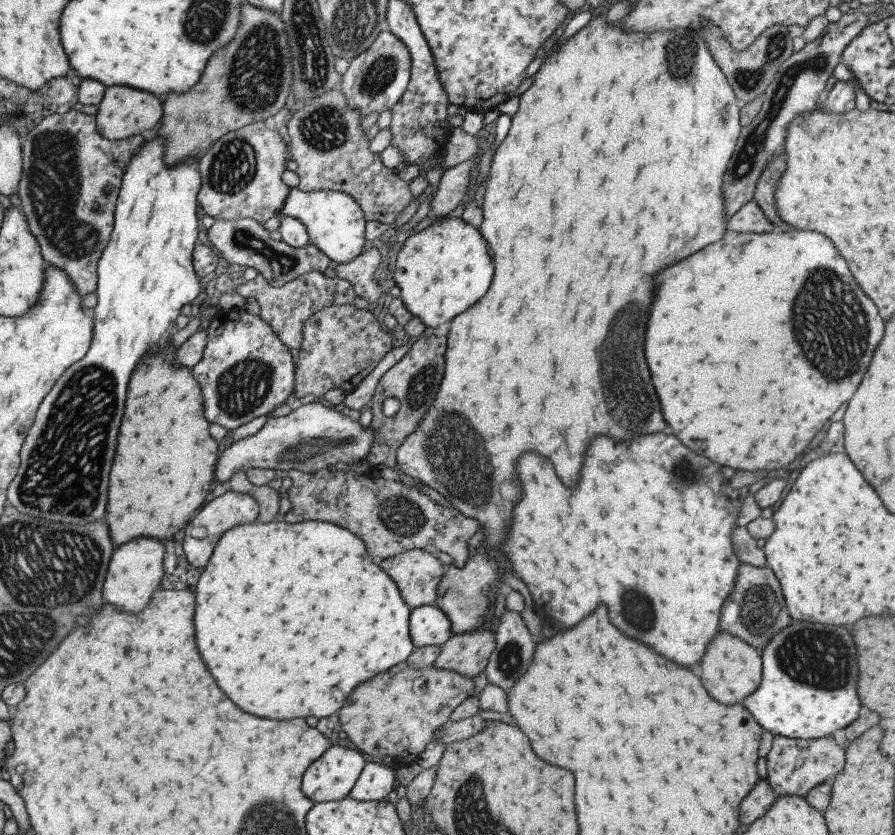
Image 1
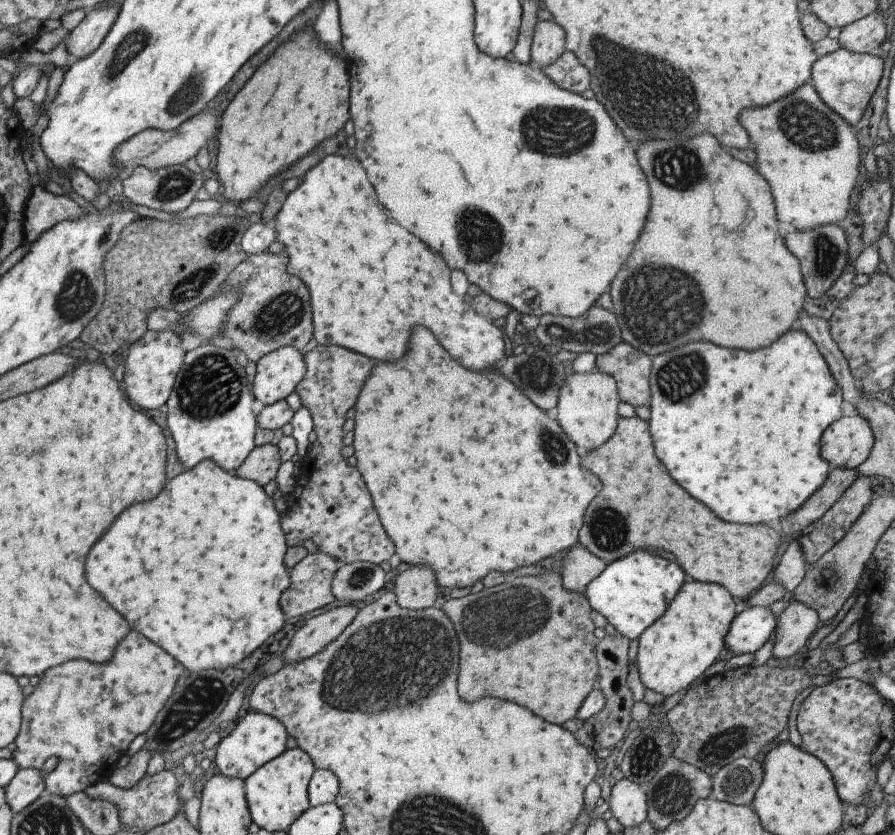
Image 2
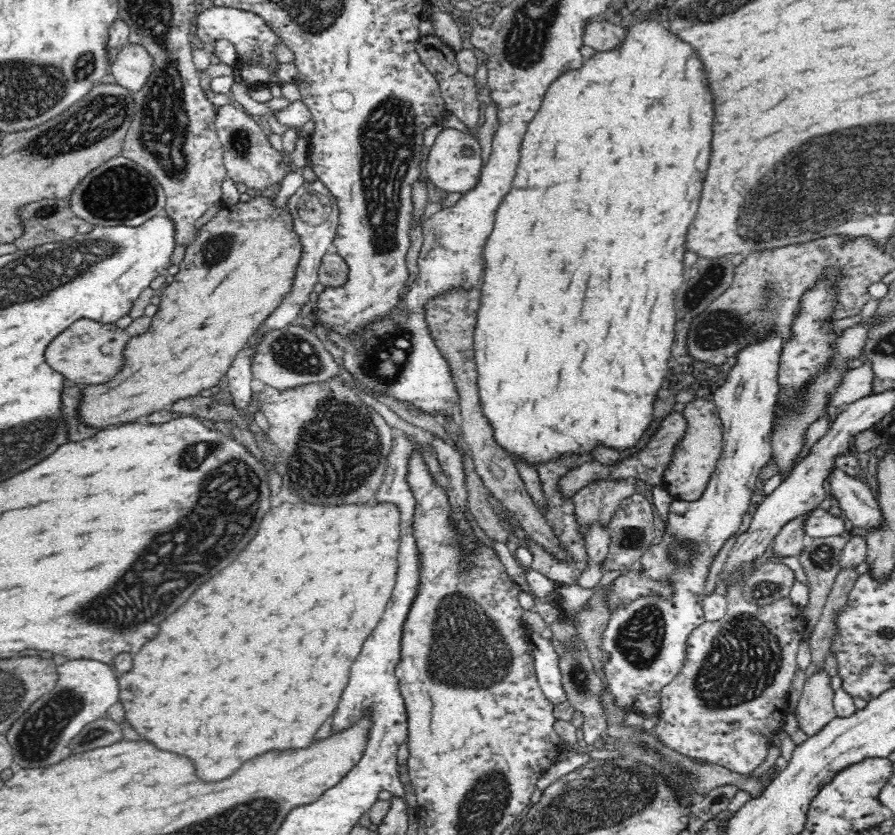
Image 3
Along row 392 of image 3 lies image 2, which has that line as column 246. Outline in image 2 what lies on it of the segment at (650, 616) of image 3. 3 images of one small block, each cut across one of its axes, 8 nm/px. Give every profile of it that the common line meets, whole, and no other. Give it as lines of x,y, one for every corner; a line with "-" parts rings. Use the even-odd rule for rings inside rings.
250,711
236,722
236,726
232,732
226,738
223,738
219,745
214,748
215,755
212,756
213,766
217,766
220,772
228,778
241,778
244,780
269,760
280,756
287,749
287,738
286,727
277,718
264,713

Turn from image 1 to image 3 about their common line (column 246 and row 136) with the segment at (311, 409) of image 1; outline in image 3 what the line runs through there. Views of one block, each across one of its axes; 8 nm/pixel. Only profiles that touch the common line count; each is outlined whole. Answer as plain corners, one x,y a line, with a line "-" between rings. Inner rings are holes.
444,127
434,144
425,151
426,172
430,180
448,193
467,193
478,184
482,158
481,144
474,136
454,128

